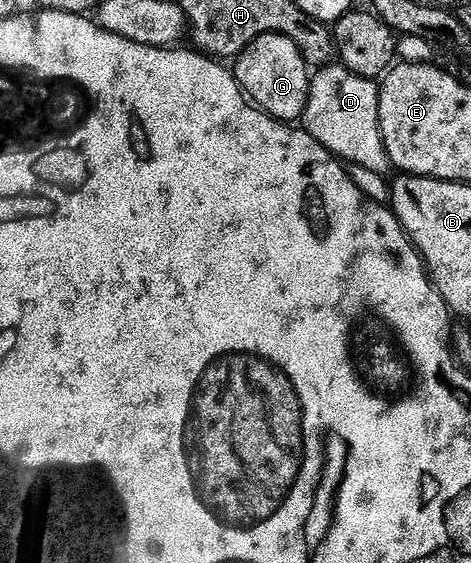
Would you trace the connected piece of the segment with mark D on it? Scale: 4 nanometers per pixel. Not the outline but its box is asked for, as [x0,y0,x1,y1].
[302,66,389,172]

